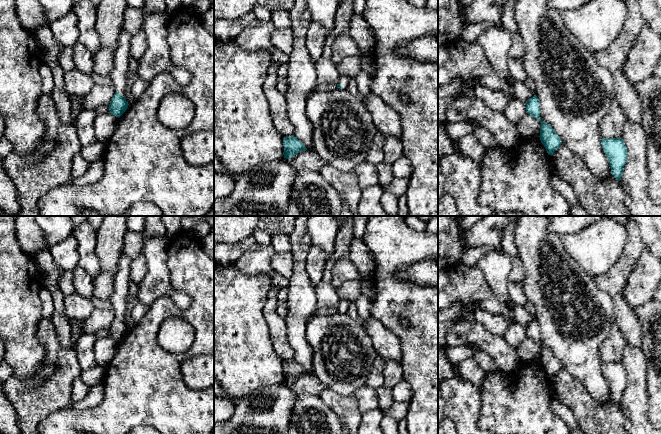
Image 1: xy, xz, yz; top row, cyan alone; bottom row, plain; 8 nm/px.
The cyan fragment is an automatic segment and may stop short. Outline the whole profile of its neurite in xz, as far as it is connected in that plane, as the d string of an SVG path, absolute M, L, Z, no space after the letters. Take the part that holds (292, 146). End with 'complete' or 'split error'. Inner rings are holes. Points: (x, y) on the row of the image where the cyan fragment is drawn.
M294 136L284 137L283 147L283 155L286 159L290 159L297 153L307 150L307 148L302 144L302 142Z | complete

